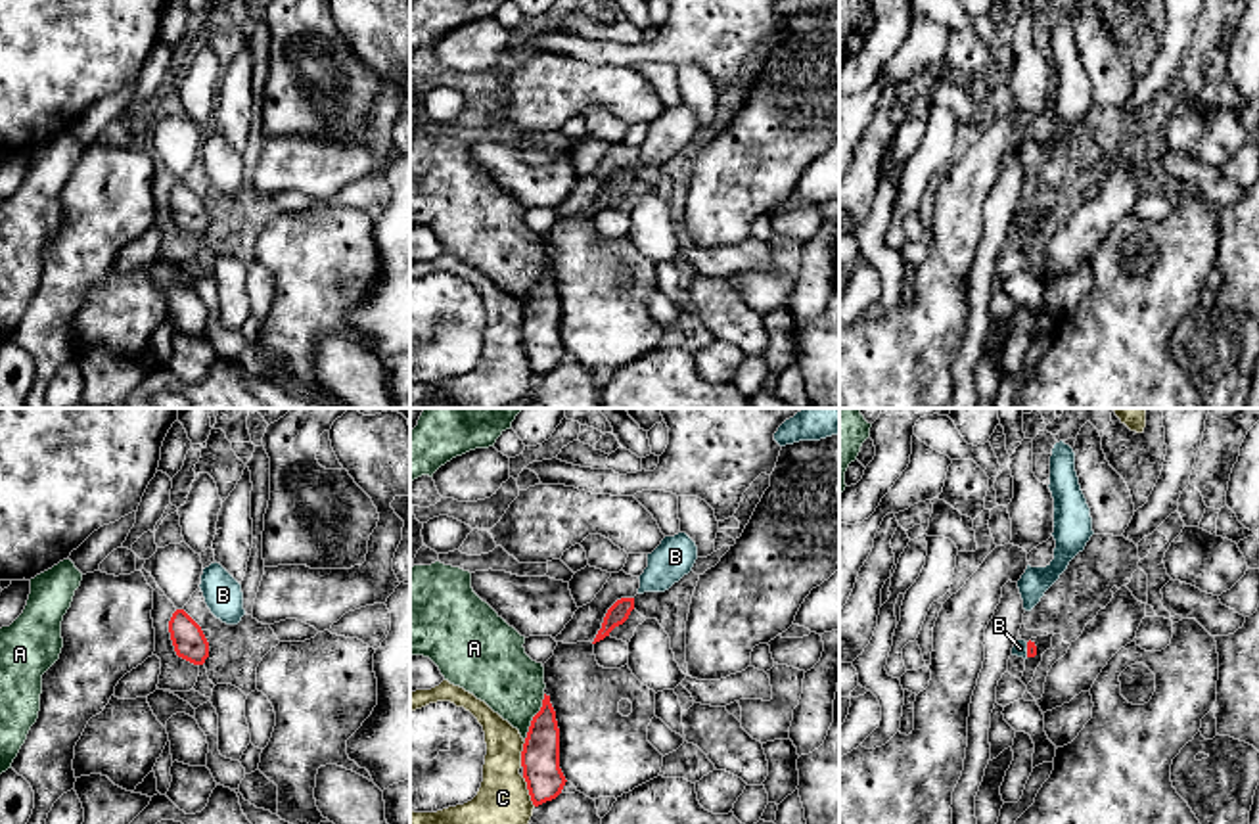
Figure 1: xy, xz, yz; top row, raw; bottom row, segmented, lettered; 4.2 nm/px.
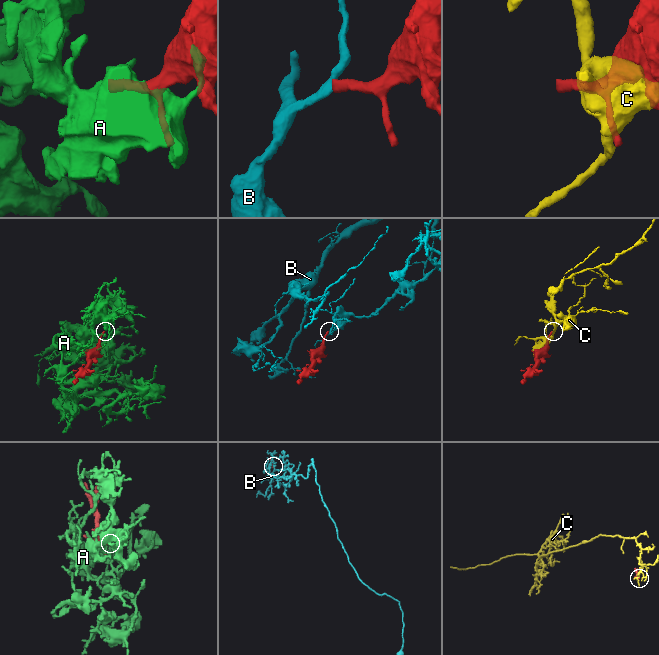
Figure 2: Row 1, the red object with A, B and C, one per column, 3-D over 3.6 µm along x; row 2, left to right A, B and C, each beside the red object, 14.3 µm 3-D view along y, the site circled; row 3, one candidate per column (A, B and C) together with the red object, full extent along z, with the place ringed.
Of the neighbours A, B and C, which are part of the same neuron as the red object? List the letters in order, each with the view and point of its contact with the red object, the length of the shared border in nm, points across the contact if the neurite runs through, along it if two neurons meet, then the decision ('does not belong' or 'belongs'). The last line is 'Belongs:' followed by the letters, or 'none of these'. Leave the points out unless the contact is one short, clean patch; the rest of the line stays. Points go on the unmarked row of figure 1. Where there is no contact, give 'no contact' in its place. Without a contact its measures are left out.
A: xz (533, 288) | 220 nm | does not belong
B: yz (1028, 221) | 60 nm | across yz (1031, 221), (1028, 221), (1020, 219) | belongs
C: xz (529, 363) | 140 nm | does not belong
Belongs: B

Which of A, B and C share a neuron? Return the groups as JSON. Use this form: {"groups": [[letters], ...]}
{"groups": [["A"], ["B"], ["C"]]}

